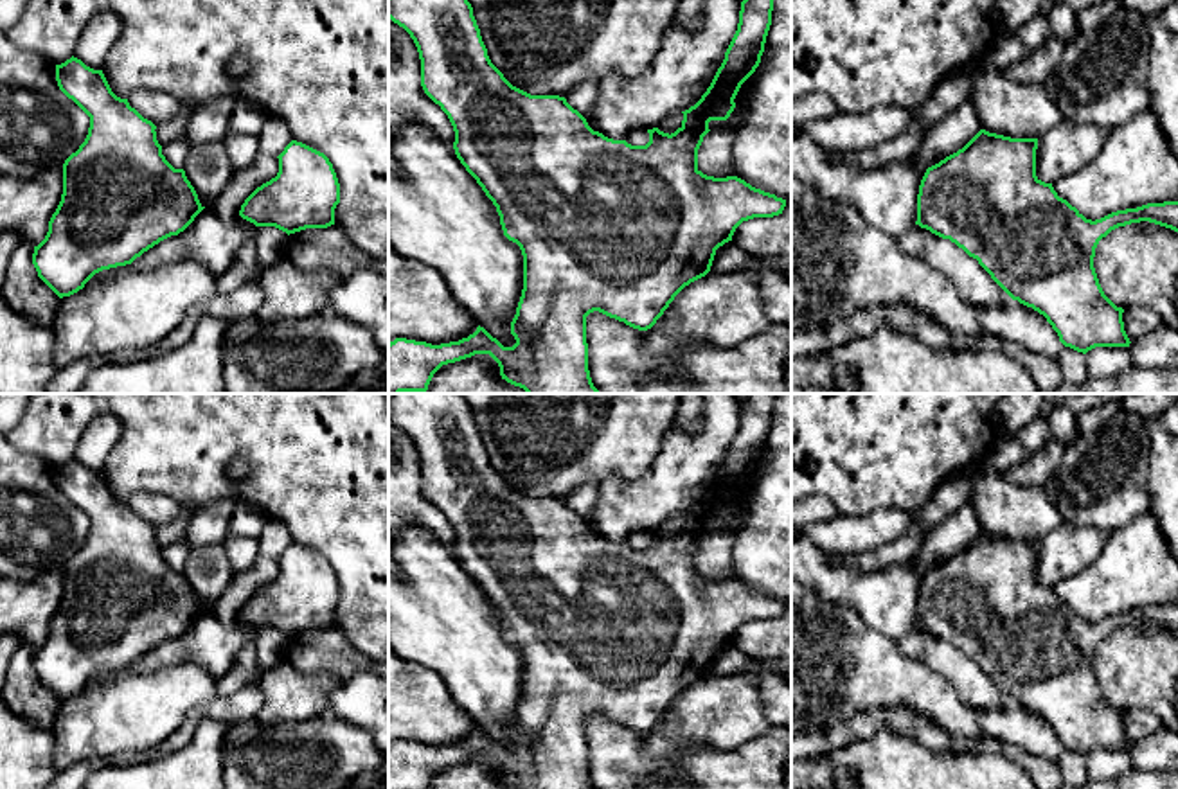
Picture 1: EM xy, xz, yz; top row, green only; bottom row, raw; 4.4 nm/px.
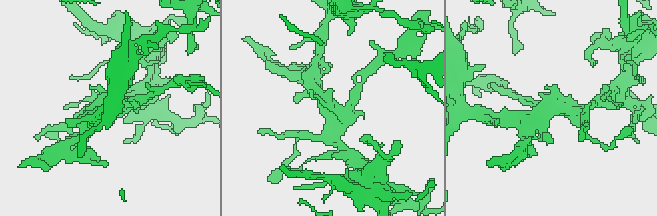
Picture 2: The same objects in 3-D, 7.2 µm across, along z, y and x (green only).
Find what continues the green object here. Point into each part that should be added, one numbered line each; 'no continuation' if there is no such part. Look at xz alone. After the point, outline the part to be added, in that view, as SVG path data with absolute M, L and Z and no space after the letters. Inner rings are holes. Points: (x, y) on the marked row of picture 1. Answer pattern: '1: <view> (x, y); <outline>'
no continuation

